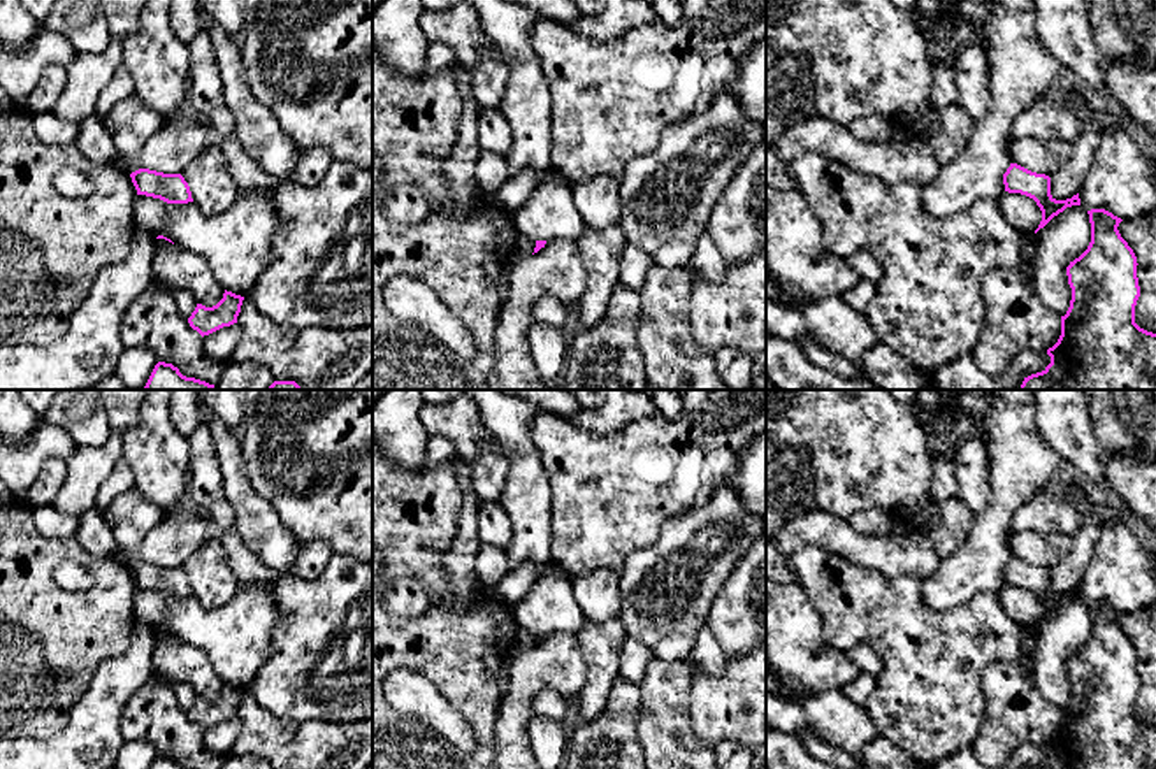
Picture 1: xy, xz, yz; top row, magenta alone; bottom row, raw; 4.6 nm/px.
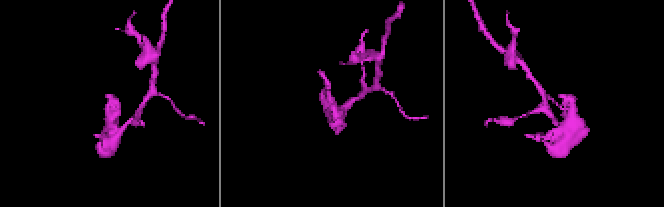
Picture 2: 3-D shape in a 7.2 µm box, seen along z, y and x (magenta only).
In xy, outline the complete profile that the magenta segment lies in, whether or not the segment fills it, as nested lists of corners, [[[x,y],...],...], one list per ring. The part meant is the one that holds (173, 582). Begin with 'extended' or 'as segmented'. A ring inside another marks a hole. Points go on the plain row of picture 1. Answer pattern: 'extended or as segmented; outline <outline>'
as segmented; outline [[[139,562],[130,567],[137,588],[160,592],[167,597],[193,595],[188,576],[181,567],[163,567],[149,562]]]

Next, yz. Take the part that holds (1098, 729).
as segmented; outline [[[1105,602],[1087,607],[1091,636],[1066,660],[1072,694],[1061,729],[1047,743],[1051,757],[1031,769],[1156,769],[1156,727],[1135,716],[1138,657],[1117,623],[1123,613]]]

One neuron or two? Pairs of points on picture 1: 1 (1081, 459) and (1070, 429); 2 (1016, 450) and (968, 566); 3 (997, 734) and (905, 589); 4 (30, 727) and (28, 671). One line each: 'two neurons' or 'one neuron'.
1: one neuron
2: one neuron
3: two neurons
4: one neuron

